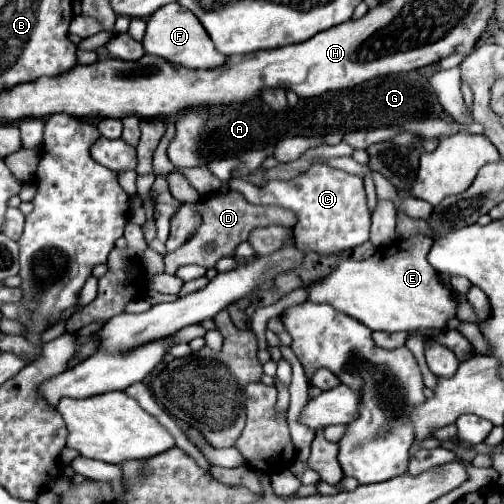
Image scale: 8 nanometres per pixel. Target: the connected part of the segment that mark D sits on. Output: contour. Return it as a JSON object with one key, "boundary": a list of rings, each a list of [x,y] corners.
{"boundary":[[[229,190],[227,194],[201,198],[195,204],[195,208],[201,214],[201,224],[193,232],[193,236],[189,236],[189,240],[185,244],[181,244],[175,252],[165,256],[165,272],[167,274],[175,274],[177,268],[185,266],[185,264],[199,264],[203,268],[213,268],[219,258],[233,256],[235,248],[243,240],[249,238],[251,230],[273,226],[273,224],[281,224],[281,226],[293,228],[295,222],[297,222],[295,214],[291,210],[287,212],[281,206],[255,206],[255,204],[249,204],[243,198],[243,194],[237,192],[237,190]]]}

